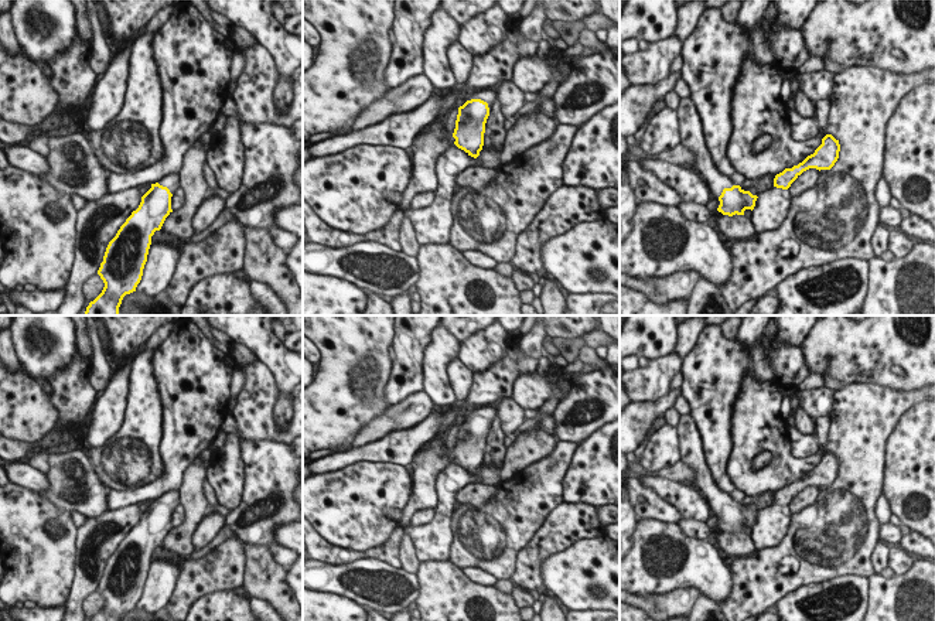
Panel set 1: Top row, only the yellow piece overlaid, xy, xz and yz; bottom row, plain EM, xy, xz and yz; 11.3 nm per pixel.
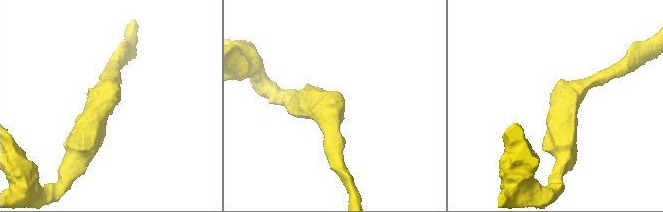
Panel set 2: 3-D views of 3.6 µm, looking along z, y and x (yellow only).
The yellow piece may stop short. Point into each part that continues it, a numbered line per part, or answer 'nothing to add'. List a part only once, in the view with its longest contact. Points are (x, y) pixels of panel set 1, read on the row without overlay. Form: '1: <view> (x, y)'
1: xz (488, 412)

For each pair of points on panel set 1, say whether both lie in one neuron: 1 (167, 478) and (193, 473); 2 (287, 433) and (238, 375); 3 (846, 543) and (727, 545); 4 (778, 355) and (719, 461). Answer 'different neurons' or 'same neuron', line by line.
1: different neurons
2: different neurons
3: different neurons
4: different neurons

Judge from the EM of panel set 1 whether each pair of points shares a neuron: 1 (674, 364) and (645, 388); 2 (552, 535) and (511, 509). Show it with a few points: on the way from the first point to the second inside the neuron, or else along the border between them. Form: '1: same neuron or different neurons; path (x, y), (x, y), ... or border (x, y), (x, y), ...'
1: same neuron; path (666, 367), (652, 381)
2: different neurons; border (560, 502), (518, 553)

